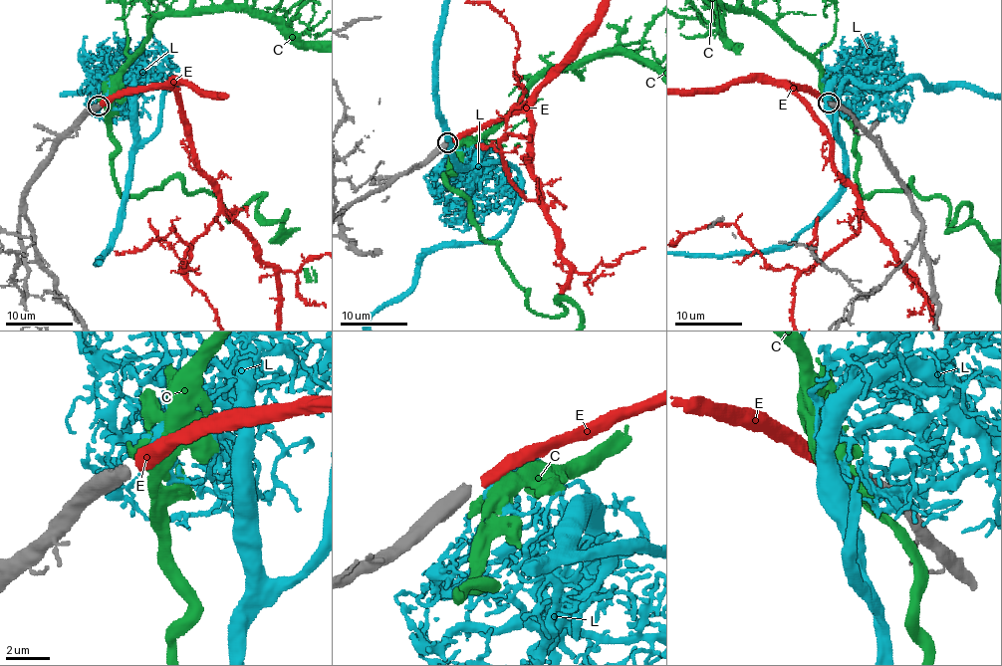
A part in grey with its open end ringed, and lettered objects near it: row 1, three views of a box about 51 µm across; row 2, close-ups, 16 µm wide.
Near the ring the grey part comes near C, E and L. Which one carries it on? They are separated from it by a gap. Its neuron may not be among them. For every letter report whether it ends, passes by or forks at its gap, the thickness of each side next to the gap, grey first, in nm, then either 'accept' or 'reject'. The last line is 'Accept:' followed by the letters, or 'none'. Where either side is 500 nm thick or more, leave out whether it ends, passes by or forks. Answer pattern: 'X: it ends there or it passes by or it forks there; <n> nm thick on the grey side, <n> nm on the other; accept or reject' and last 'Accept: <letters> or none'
C: 480 nm thick on the grey side, 550 nm on the other; reject
E: 480 nm thick on the grey side, 500 nm on the other; accept
L: it passes by; 480 nm thick on the grey side, 360 nm on the other; reject
Accept: E

